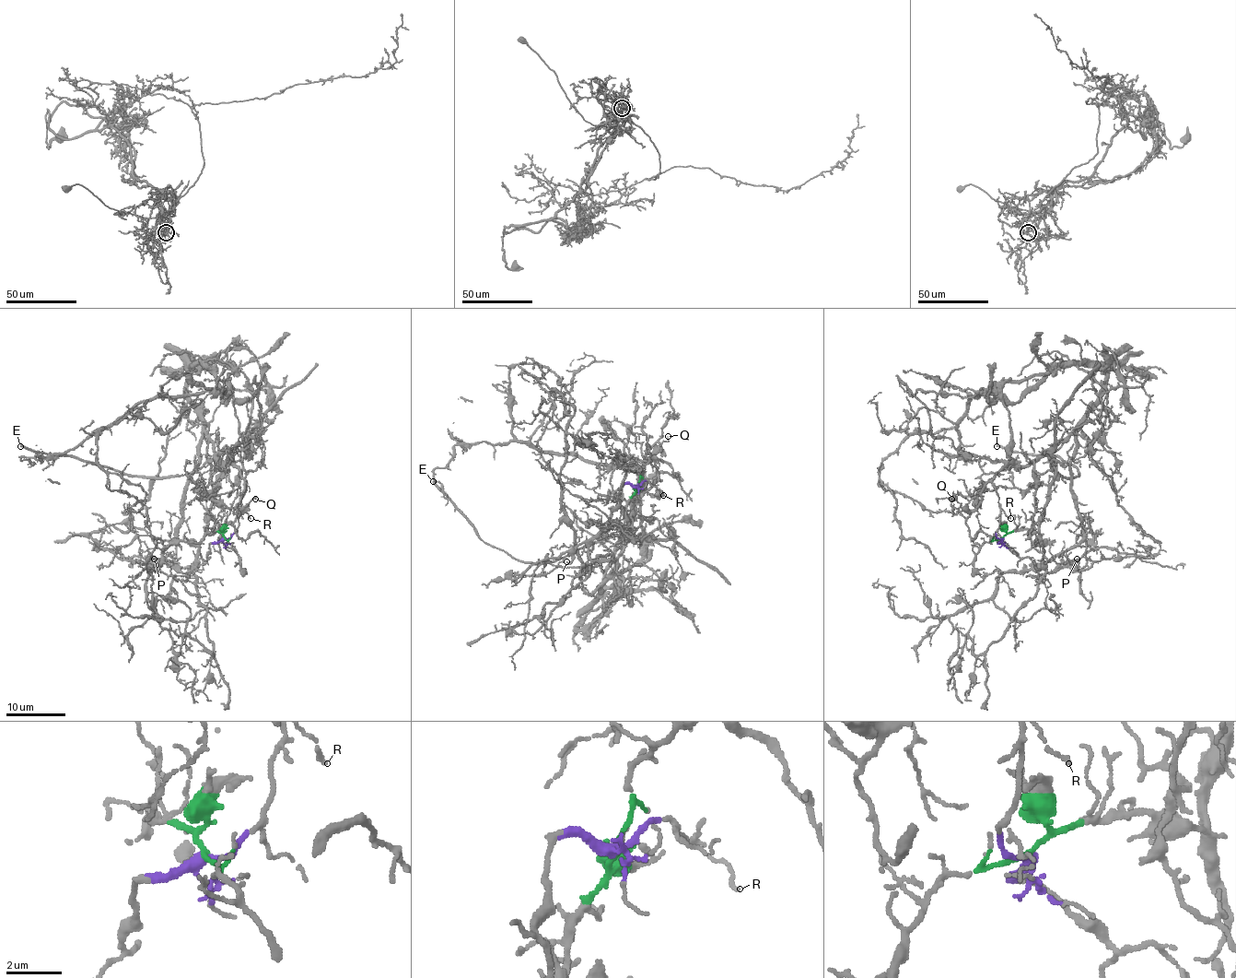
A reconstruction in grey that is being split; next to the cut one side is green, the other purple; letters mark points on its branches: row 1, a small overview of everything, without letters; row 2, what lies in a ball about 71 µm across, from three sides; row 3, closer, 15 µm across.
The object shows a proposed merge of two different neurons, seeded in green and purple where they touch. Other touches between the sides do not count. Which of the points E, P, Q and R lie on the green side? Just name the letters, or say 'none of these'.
E, P

